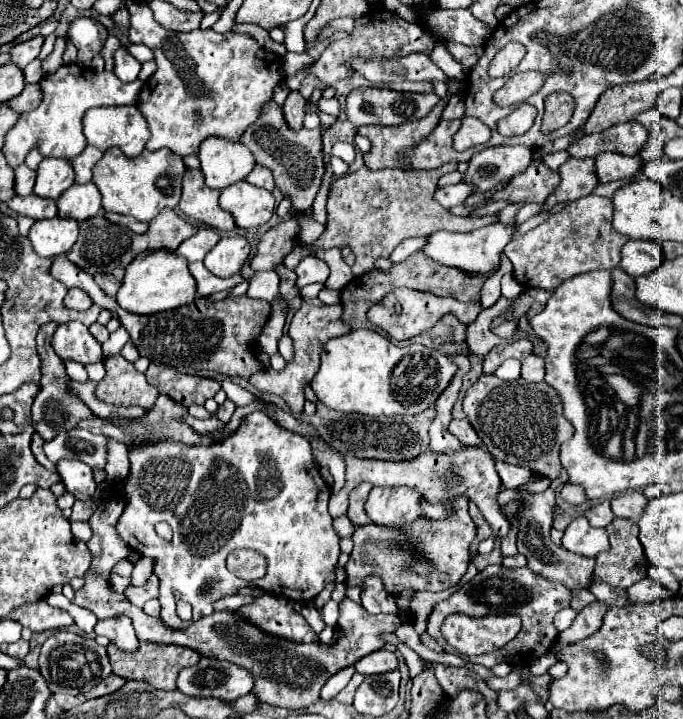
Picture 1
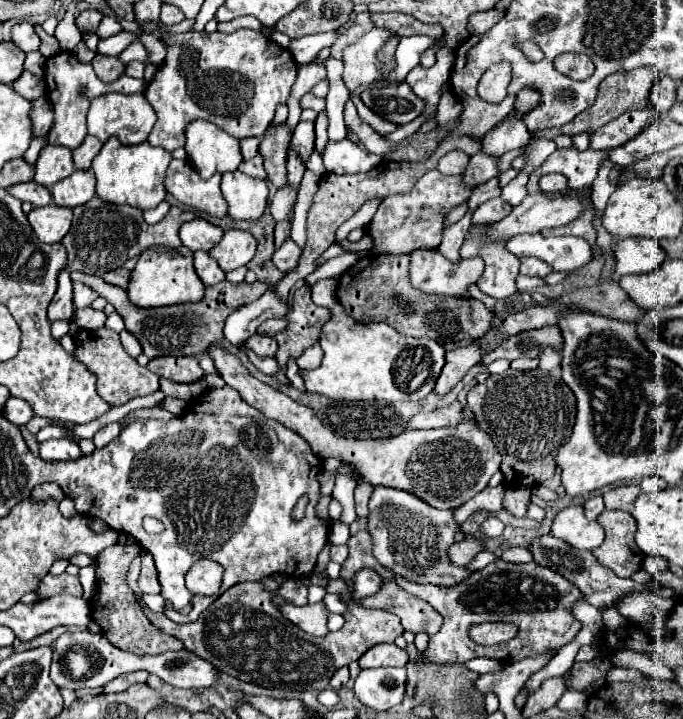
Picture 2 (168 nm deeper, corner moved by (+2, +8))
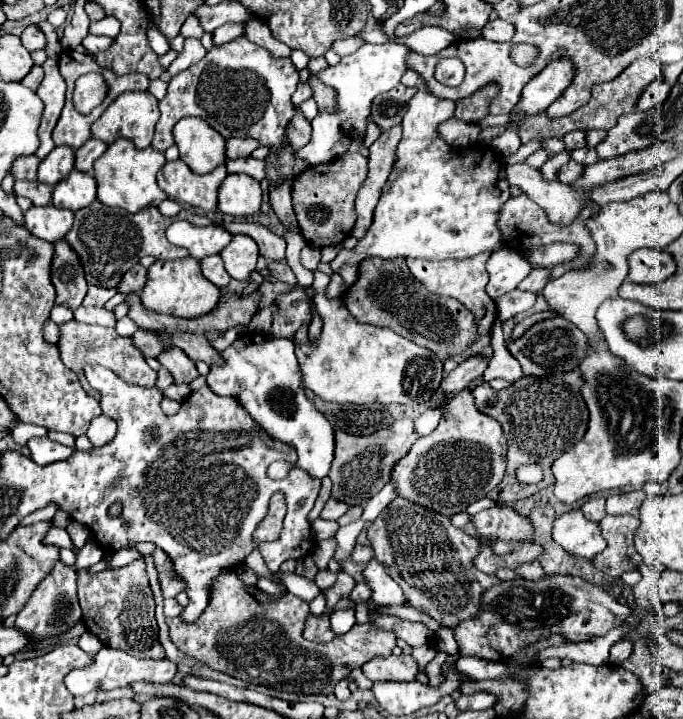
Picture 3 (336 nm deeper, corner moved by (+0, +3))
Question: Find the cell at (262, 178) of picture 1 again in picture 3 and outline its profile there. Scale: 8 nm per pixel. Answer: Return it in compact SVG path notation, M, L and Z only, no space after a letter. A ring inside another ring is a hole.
M253 157L247 159L229 159L227 161L227 173L245 173L249 177L253 177L255 181L263 181L265 179L265 161L257 161Z

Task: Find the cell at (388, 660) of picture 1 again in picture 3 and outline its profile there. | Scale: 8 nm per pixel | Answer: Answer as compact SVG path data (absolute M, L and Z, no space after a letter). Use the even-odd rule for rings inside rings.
M411 655L375 657L361 669L371 681L415 681L417 675L417 663Z

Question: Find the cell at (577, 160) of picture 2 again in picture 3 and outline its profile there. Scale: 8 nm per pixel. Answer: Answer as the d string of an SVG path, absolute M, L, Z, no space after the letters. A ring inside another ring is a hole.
M569 161L567 165L563 165L563 169L559 171L559 181L561 183L567 183L571 185L573 181L577 181L577 177L581 177L581 173L585 171L585 167L581 163L575 163L575 161Z

